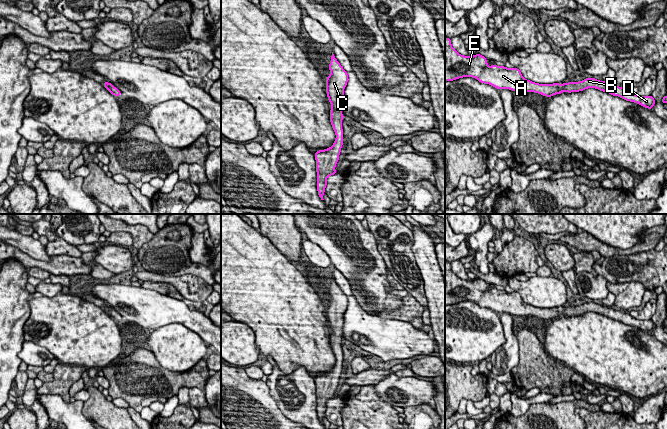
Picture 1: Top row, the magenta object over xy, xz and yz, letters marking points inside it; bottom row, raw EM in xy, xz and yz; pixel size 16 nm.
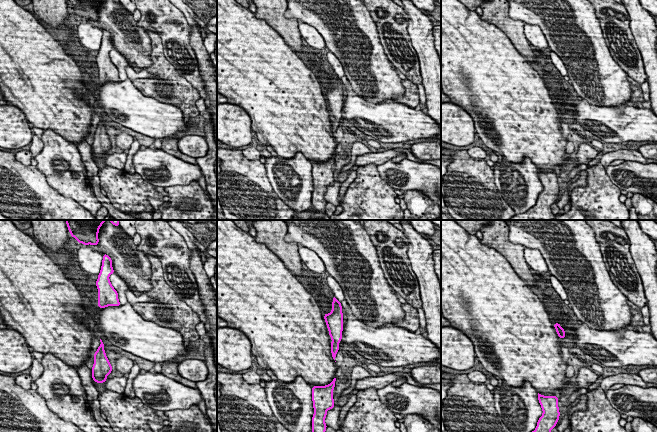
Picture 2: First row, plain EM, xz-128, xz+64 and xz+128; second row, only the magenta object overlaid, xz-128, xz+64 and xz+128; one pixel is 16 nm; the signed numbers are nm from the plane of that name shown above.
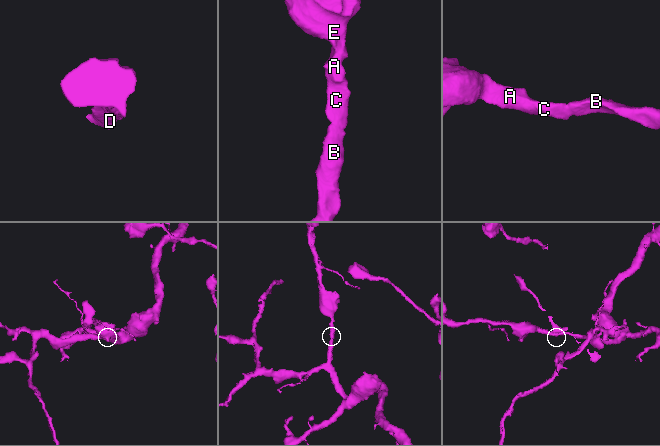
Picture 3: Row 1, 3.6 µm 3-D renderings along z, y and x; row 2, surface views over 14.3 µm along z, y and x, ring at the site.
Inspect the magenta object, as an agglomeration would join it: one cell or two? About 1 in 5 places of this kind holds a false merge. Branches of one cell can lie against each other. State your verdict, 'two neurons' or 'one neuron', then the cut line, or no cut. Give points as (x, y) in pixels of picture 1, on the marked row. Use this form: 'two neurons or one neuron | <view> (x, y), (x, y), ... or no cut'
one neuron | no cut

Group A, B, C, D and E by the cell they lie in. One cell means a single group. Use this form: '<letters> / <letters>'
A B C D E

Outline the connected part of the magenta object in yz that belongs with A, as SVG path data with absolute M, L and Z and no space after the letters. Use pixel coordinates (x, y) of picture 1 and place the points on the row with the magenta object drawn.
M445 38L445 82L463 77L473 77L480 83L489 84L496 89L509 89L518 92L534 92L551 97L561 92L579 92L587 88L595 88L613 96L635 102L645 108L652 109L655 104L651 96L640 96L630 91L628 87L614 86L606 81L595 78L585 78L578 82L539 84L525 79L518 68L487 65L487 59L481 54L473 56L460 55L451 45L451 39Z

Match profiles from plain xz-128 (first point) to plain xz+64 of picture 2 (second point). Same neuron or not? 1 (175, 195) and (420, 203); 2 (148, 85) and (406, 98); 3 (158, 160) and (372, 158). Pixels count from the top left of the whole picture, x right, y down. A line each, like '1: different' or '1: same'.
1: same
2: same
3: different

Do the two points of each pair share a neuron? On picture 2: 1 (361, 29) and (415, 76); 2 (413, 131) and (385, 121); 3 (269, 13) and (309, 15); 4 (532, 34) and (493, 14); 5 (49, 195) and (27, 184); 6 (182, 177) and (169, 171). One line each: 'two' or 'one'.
1: two
2: one
3: two
4: two
5: one
6: one

